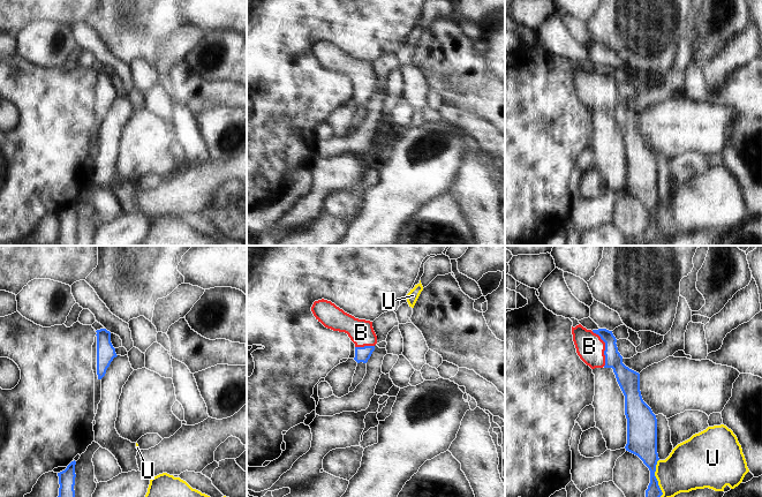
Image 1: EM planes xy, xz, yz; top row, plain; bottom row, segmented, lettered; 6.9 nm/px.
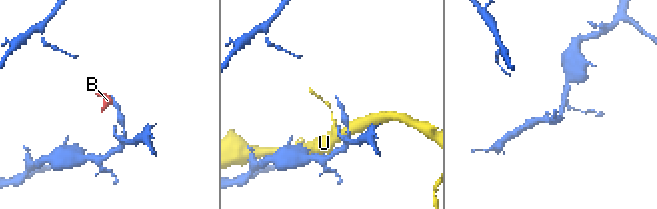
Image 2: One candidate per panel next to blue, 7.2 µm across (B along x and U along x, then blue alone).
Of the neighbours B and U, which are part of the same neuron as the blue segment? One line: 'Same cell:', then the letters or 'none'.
Same cell: B

